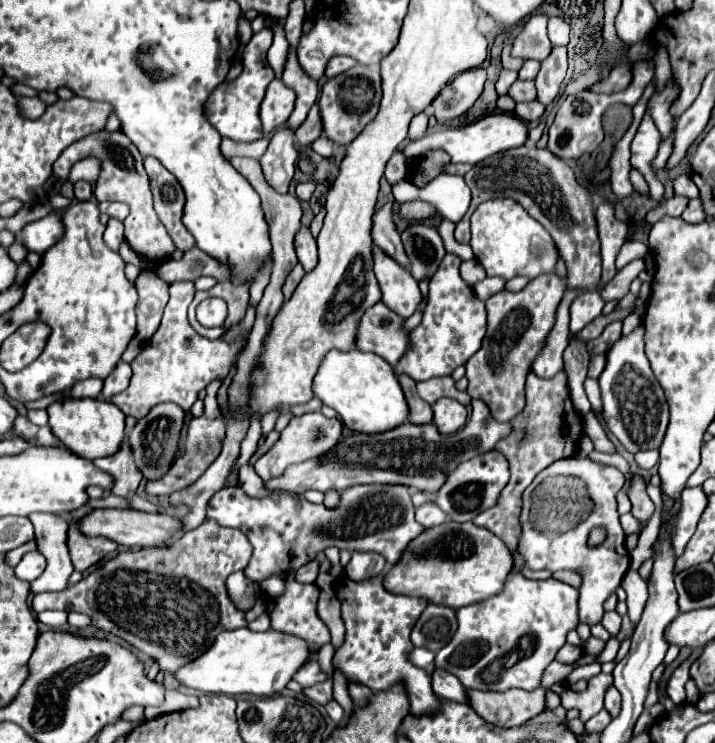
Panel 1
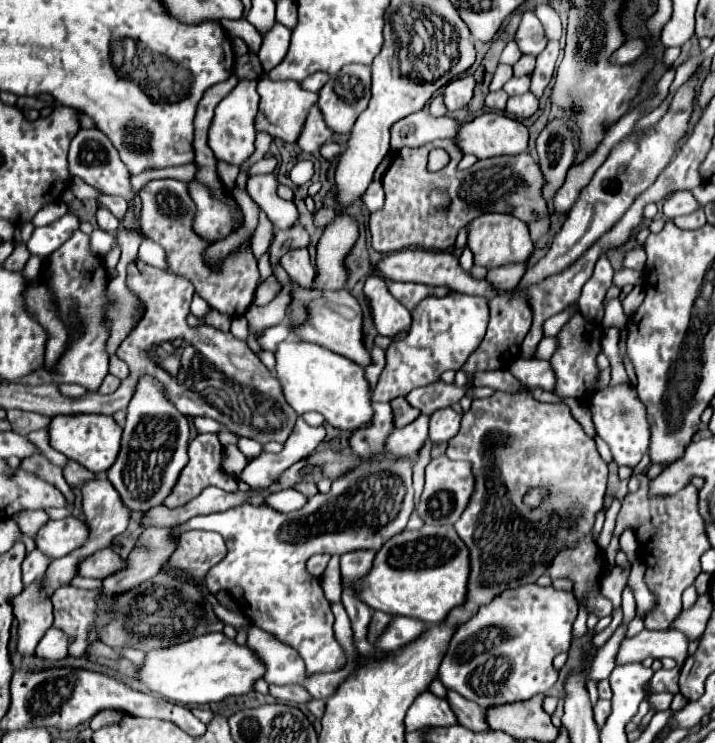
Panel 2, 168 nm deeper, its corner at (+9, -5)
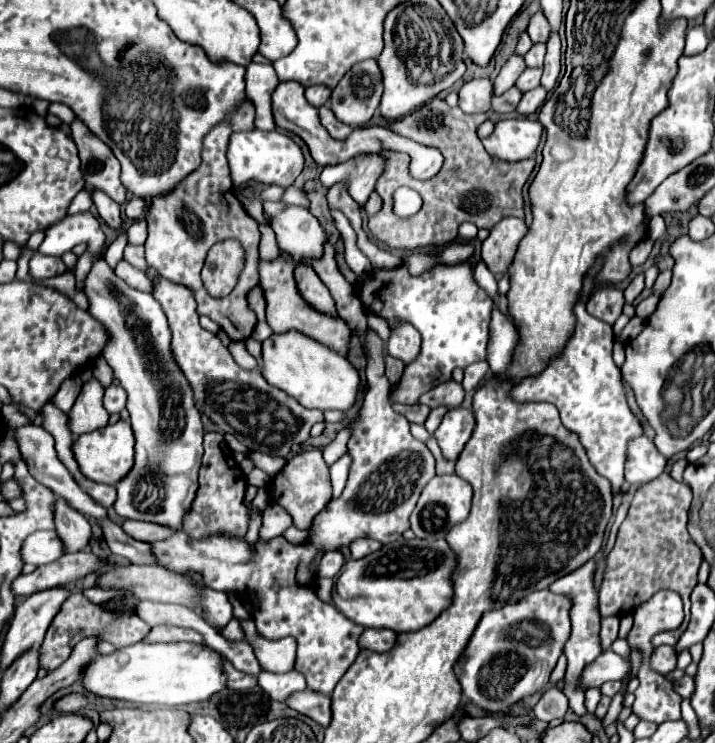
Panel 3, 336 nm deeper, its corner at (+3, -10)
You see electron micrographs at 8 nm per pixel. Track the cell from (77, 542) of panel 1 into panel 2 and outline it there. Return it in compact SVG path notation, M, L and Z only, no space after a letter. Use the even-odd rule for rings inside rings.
M108 546L102 550L96 550L94 554L86 556L84 560L80 560L78 564L78 576L86 576L86 578L106 578L108 574L122 570L124 562L120 560L120 556Z

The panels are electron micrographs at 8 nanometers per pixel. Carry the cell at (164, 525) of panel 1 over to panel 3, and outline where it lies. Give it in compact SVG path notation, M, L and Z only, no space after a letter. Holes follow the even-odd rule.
M38 531L30 535L20 549L20 557L24 563L32 563L36 567L56 561L62 555L62 543L56 531Z

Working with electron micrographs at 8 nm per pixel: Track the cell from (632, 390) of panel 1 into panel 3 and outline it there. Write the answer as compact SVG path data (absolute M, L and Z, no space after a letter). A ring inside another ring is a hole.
M644 435L632 439L628 445L628 463L626 463L626 481L630 487L642 487L660 477L666 467L666 459L656 451L654 443Z

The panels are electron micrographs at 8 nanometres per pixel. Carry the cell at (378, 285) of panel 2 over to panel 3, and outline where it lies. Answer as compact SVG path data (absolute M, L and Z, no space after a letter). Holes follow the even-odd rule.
M400 325L396 331L392 331L388 341L388 355L394 359L400 359L404 365L410 365L418 353L420 353L420 333L410 325Z

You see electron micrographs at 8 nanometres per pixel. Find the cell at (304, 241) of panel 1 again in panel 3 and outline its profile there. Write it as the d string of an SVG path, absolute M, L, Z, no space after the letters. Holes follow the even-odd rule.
M296 267L294 269L294 279L296 279L296 287L298 287L300 297L314 311L330 315L330 317L338 315L328 287L324 287L324 283L320 281L320 277L316 275L316 271L312 267Z

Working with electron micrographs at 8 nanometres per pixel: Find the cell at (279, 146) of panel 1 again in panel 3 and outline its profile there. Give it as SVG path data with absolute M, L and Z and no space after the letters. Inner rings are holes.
M266 203L264 211L272 217L278 249L288 253L296 265L306 265L306 261L320 261L324 257L330 235L312 213L284 203Z

